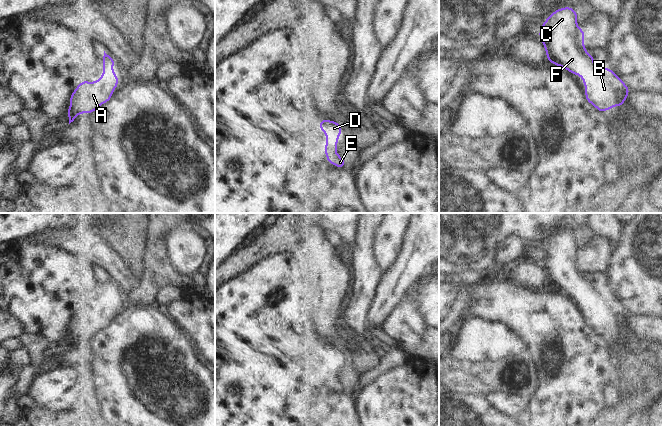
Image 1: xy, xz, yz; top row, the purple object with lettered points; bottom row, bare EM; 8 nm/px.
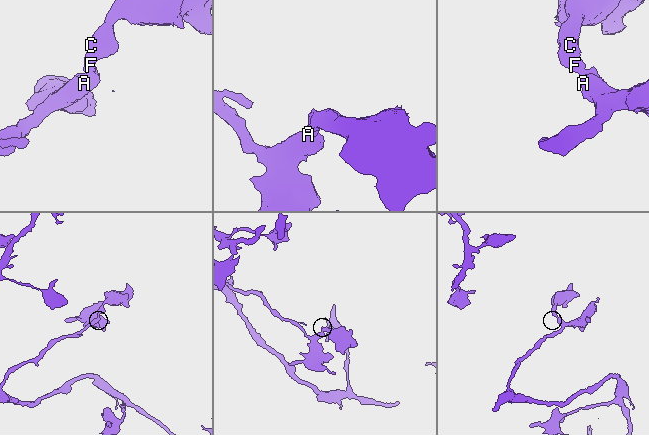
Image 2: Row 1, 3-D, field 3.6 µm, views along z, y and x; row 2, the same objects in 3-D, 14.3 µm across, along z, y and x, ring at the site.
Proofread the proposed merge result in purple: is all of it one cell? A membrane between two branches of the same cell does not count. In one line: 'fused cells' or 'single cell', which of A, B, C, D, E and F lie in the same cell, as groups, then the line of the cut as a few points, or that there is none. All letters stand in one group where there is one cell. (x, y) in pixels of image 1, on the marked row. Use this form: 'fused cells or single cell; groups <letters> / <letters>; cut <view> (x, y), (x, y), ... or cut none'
single cell; groups A B C D E F; cut none

